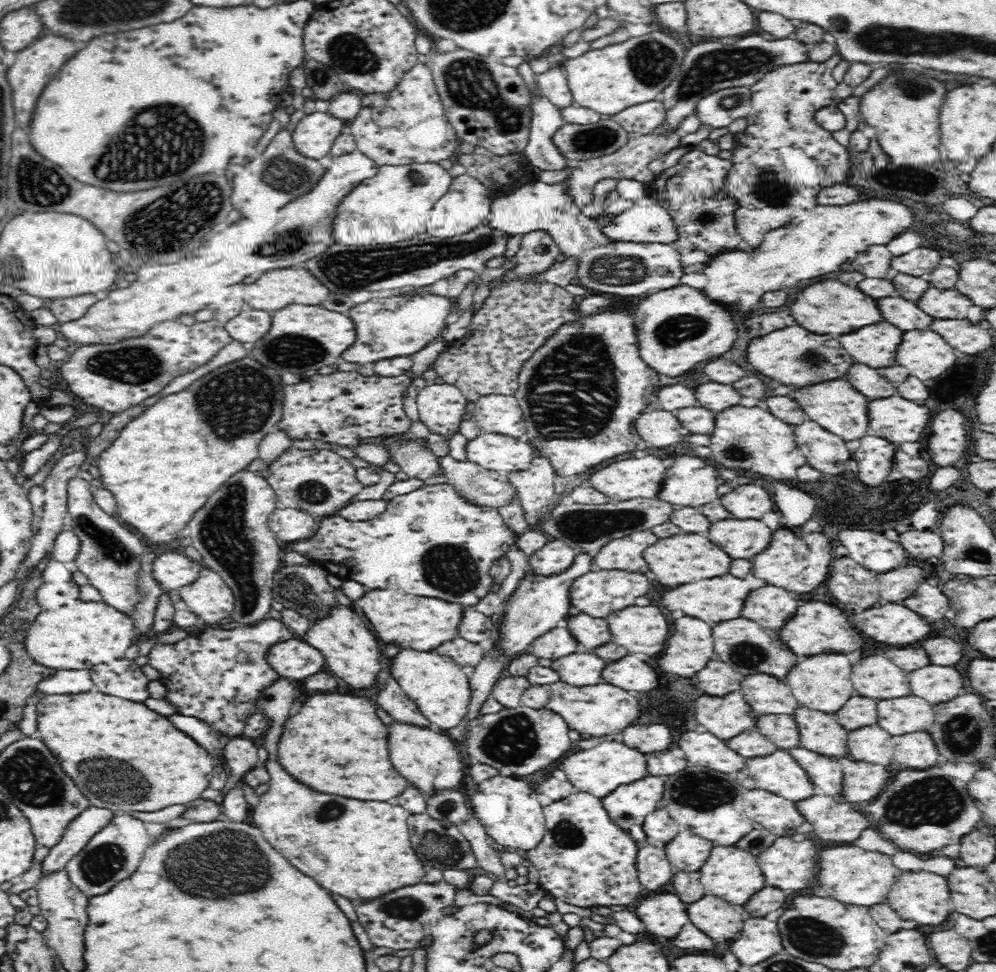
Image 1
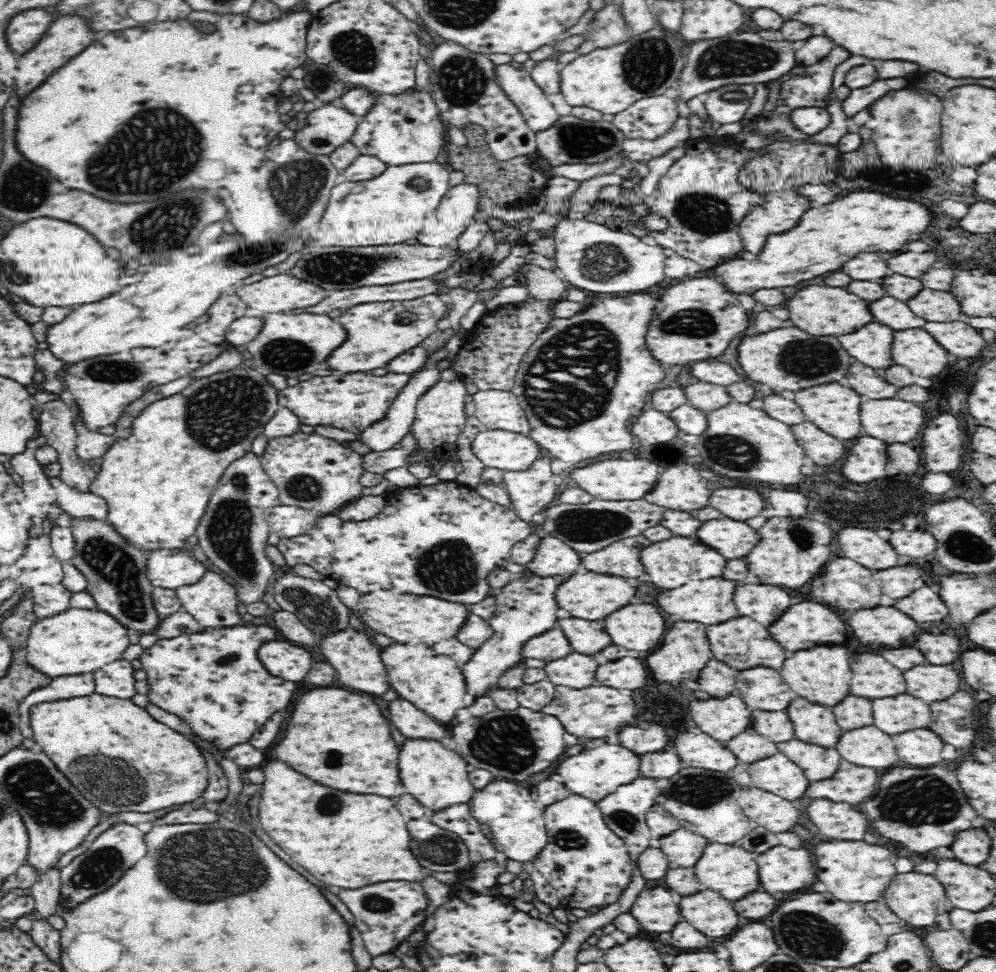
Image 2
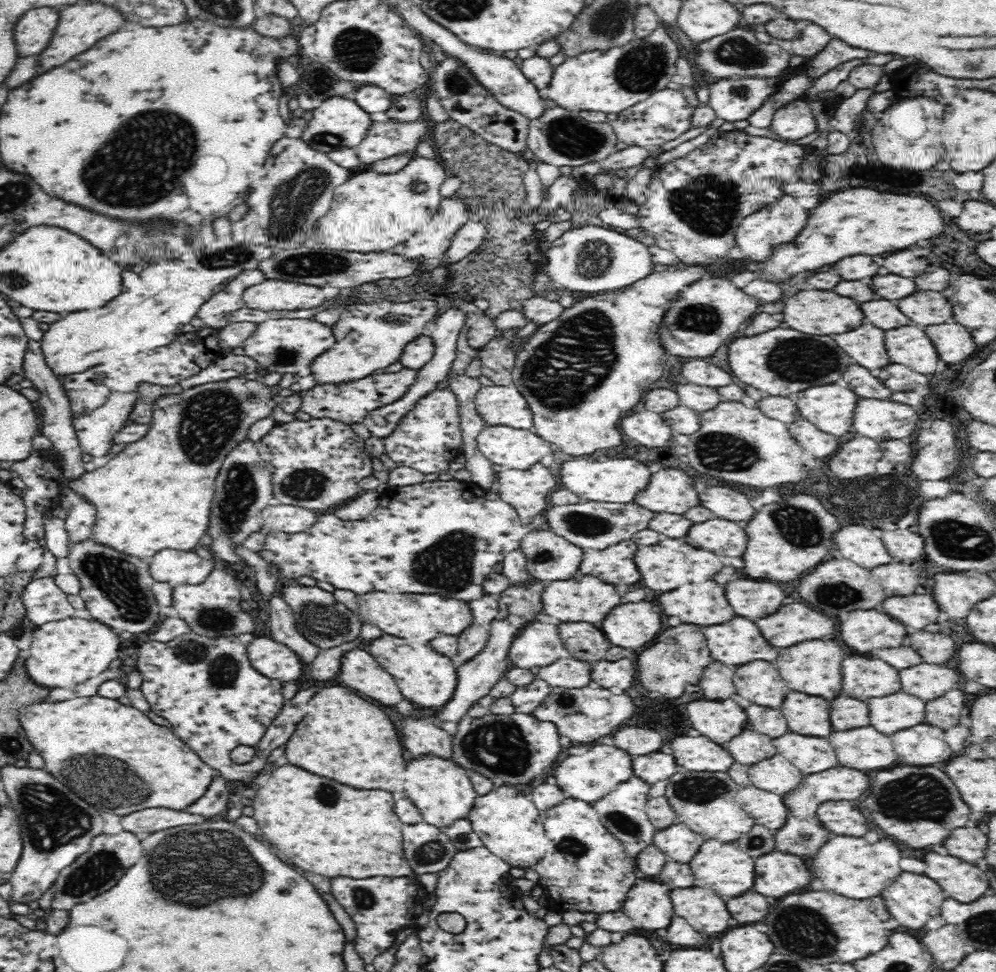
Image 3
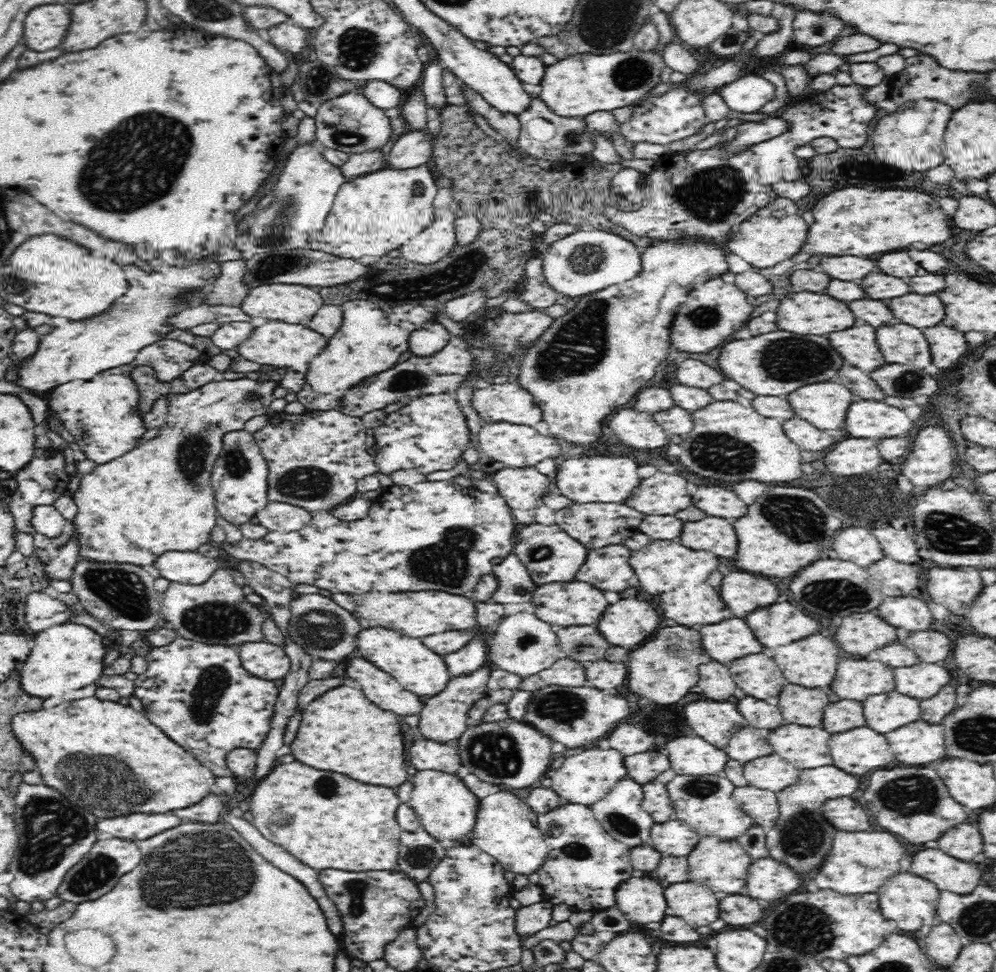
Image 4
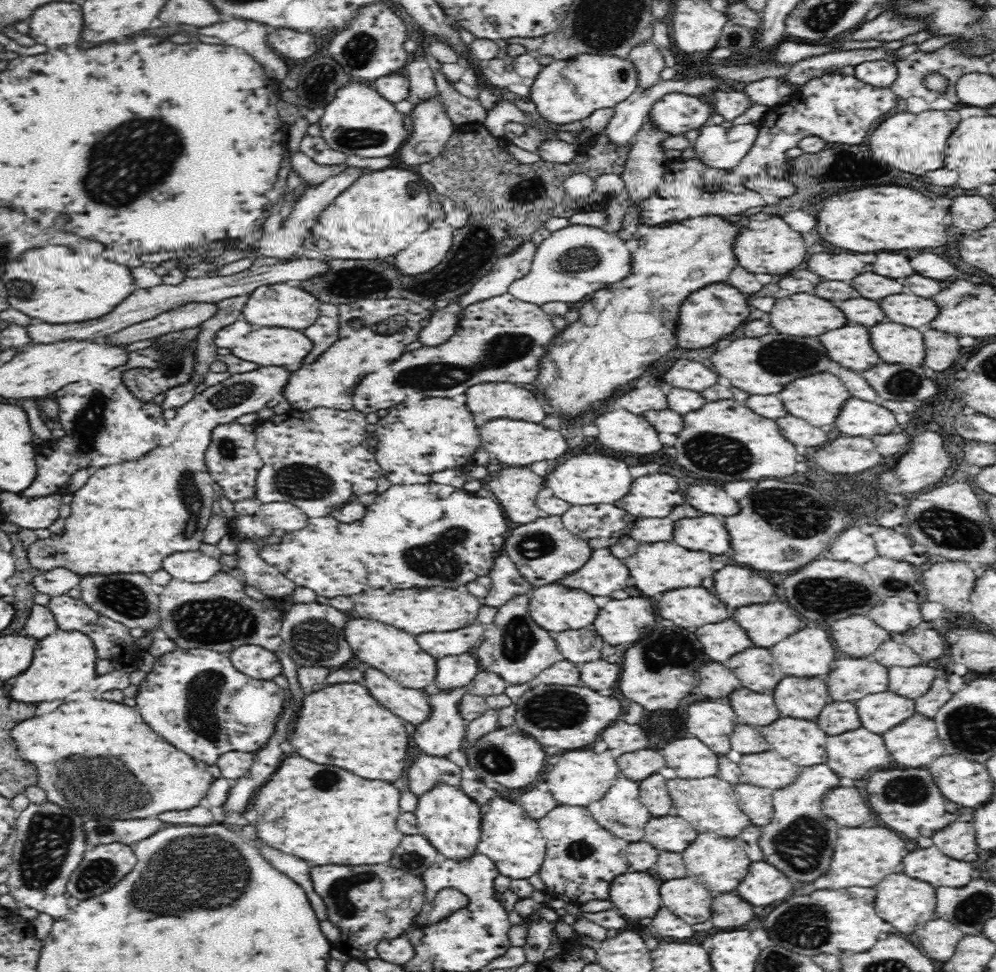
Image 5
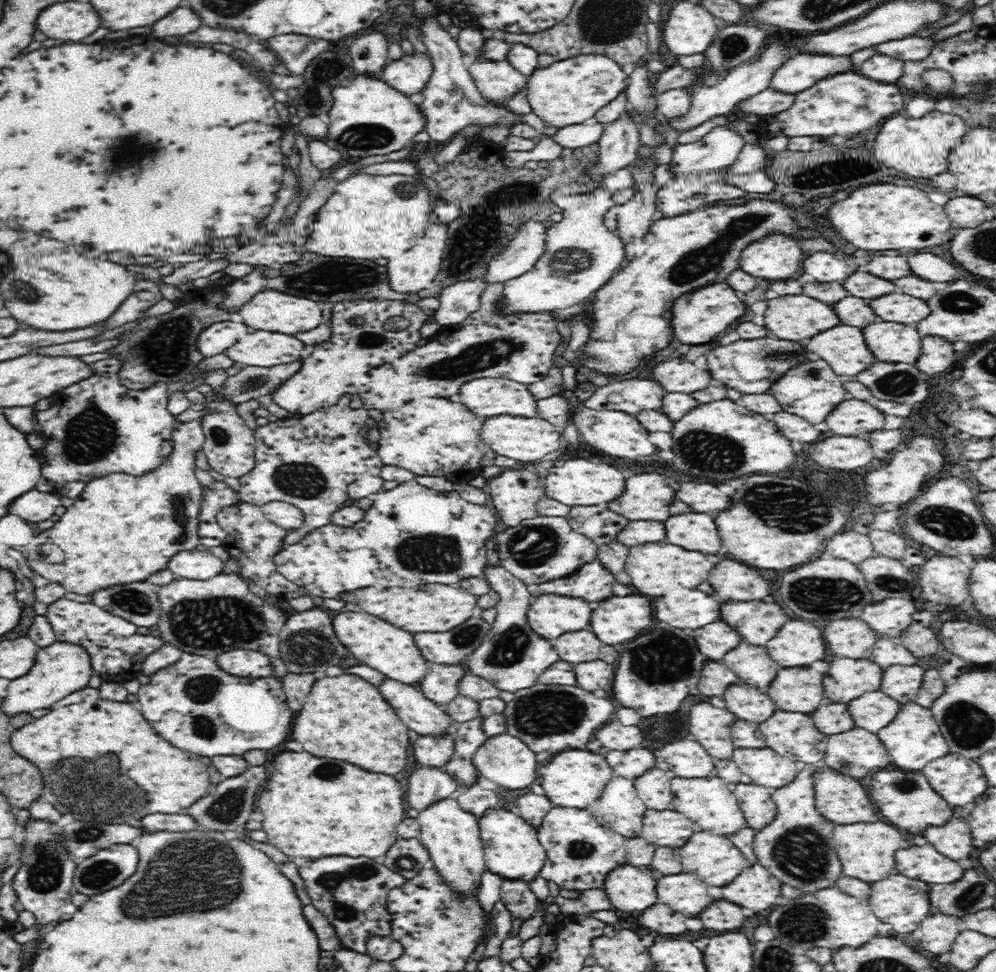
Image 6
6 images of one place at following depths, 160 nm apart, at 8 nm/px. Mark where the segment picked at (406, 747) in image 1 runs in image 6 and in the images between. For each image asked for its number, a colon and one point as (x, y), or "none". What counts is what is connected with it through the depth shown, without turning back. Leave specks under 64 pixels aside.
2: (437, 777)
3: (441, 788)
4: (447, 808)
5: (447, 817)
6: (451, 834)

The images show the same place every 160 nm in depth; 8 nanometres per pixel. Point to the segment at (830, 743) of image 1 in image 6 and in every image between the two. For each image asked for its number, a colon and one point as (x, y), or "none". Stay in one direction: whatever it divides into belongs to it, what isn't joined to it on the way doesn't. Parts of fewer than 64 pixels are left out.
2: (813, 725)
3: (807, 716)
4: (802, 707)
5: (802, 698)
6: (796, 691)

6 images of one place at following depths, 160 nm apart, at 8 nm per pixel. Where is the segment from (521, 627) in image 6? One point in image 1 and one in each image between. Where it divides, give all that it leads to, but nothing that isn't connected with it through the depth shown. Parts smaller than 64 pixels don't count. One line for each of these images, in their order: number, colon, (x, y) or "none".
1: (559, 642)
2: (552, 645)
3: (540, 644)
4: (522, 643)
5: (514, 646)

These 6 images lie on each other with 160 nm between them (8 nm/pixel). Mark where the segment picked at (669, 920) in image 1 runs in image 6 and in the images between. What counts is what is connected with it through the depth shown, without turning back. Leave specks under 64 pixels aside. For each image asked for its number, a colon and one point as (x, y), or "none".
2: (654, 908)
3: (648, 904)
4: (641, 898)
5: (637, 894)
6: (630, 889)

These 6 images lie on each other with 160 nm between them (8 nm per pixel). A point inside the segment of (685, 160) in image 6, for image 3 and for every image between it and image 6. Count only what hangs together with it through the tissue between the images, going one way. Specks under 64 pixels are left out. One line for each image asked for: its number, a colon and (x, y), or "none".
3: (796, 120)
4: (748, 133)
5: (719, 147)

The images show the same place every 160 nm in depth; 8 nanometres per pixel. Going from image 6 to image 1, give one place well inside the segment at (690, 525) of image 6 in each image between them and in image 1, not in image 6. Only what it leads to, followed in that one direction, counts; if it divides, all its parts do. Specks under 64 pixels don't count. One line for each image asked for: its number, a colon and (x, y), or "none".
1: (740, 538)
2: (733, 539)
3: (726, 538)
4: (718, 536)
5: (708, 533)

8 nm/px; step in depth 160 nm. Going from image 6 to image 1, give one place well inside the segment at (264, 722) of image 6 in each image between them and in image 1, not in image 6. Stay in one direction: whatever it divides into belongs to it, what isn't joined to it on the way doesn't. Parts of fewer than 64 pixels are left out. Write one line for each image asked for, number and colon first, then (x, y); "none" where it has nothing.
1: (215, 676)
2: (213, 679)
3: (206, 687)
4: (200, 694)
5: (197, 699)

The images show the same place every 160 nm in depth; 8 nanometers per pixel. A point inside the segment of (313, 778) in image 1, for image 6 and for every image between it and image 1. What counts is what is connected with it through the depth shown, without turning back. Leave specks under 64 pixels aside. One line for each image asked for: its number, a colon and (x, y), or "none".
2: (341, 740)
3: (343, 738)
4: (342, 732)
5: (342, 726)
6: (344, 718)

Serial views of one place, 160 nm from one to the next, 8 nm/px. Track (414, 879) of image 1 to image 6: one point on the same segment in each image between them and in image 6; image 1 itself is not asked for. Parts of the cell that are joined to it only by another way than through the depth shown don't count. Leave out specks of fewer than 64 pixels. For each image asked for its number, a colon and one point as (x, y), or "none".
2: (349, 841)
3: (361, 836)
4: (327, 821)
5: (322, 814)
6: (313, 808)

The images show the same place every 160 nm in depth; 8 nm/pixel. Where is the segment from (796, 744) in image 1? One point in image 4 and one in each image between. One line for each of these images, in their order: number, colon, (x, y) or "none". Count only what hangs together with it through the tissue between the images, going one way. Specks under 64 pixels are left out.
2: (778, 727)
3: (771, 722)
4: (765, 715)

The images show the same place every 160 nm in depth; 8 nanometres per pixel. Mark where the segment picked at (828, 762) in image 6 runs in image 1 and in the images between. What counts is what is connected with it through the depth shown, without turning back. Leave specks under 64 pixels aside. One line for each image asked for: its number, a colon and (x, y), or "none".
1: (870, 743)
2: (868, 746)
3: (865, 748)
4: (858, 751)
5: (854, 754)

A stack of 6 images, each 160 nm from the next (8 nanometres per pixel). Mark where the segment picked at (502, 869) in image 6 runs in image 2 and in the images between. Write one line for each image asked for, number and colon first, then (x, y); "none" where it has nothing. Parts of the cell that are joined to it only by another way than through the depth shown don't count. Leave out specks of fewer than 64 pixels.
2: (509, 816)
3: (509, 824)
4: (504, 828)
5: (509, 836)

